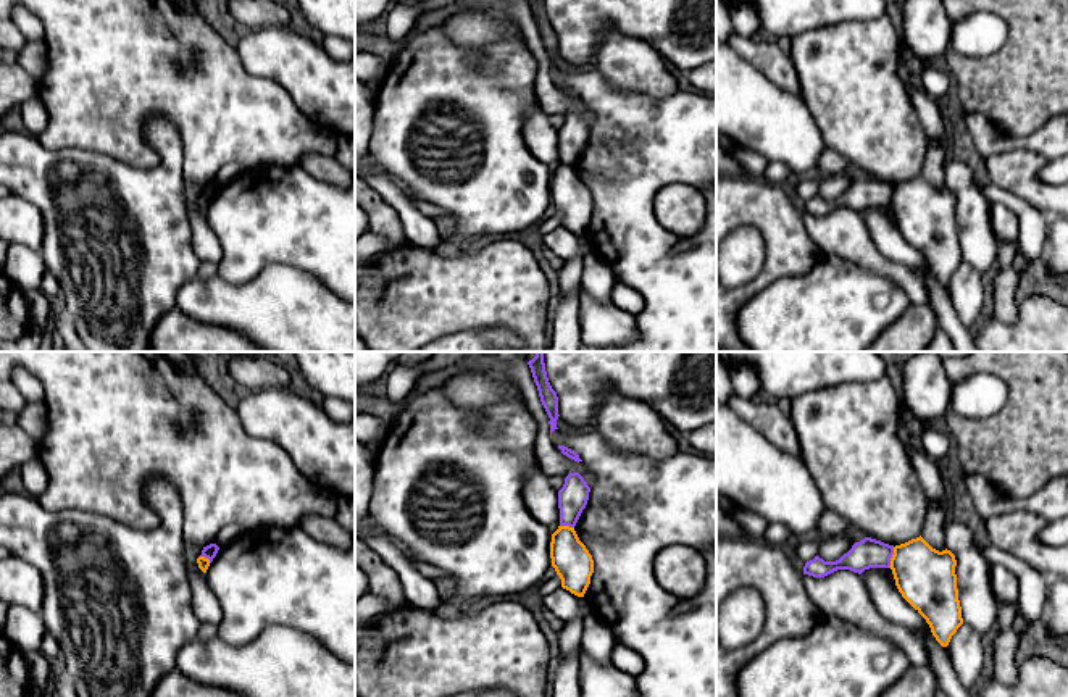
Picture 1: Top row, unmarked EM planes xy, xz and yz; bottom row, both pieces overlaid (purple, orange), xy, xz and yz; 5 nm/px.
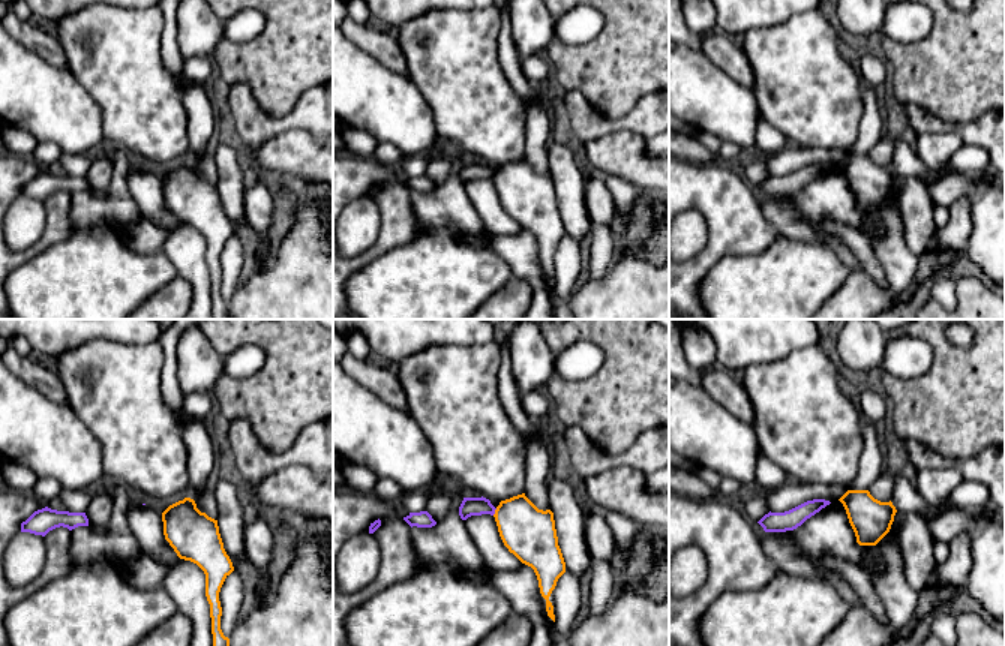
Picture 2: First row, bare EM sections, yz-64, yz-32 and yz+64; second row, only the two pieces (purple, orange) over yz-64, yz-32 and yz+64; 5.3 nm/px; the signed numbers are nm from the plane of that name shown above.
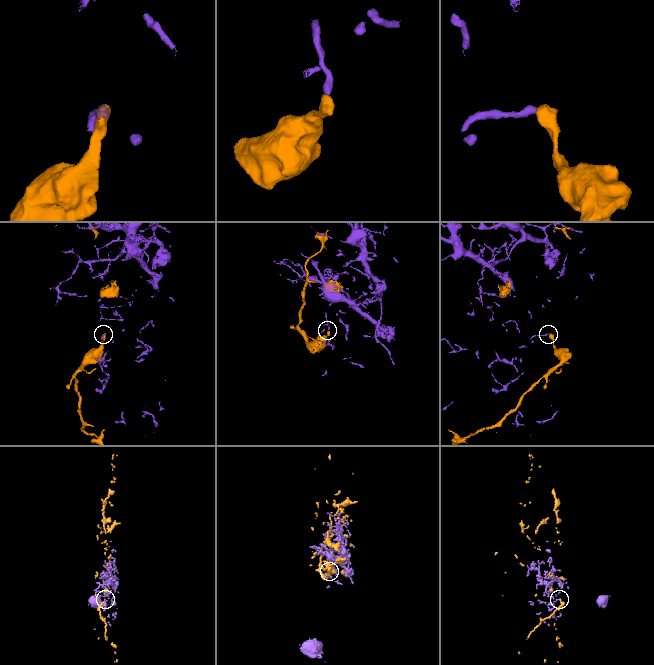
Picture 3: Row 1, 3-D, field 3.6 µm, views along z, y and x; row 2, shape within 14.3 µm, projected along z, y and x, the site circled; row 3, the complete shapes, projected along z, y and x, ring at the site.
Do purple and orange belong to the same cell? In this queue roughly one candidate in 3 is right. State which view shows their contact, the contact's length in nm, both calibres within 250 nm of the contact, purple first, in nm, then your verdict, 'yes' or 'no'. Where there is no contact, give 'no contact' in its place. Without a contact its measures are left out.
meets purple in yz; contact 110 nm long; 150 nm thick on the purple side, 300 nm on the other; no

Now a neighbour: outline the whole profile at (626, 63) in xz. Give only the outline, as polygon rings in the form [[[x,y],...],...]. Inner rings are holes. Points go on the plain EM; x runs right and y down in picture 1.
[[[607,29],[602,34],[594,55],[594,65],[610,86],[631,94],[661,98],[679,92],[678,73],[670,71],[665,66],[663,56],[653,47],[639,39],[626,37],[613,29]]]

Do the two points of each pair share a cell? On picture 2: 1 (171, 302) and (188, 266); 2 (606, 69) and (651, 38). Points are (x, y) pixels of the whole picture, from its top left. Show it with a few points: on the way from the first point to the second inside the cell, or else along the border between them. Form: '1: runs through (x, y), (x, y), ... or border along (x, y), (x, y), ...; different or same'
1: border along (179, 275), (191, 285), (192, 303); different
2: runs through (617, 68), (641, 48); same

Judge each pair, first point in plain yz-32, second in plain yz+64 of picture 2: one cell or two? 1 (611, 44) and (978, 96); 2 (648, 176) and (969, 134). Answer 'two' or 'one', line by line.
1: one
2: two

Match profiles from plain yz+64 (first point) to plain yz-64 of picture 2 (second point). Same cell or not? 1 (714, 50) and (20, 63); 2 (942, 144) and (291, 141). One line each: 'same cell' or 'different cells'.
1: different cells
2: same cell

